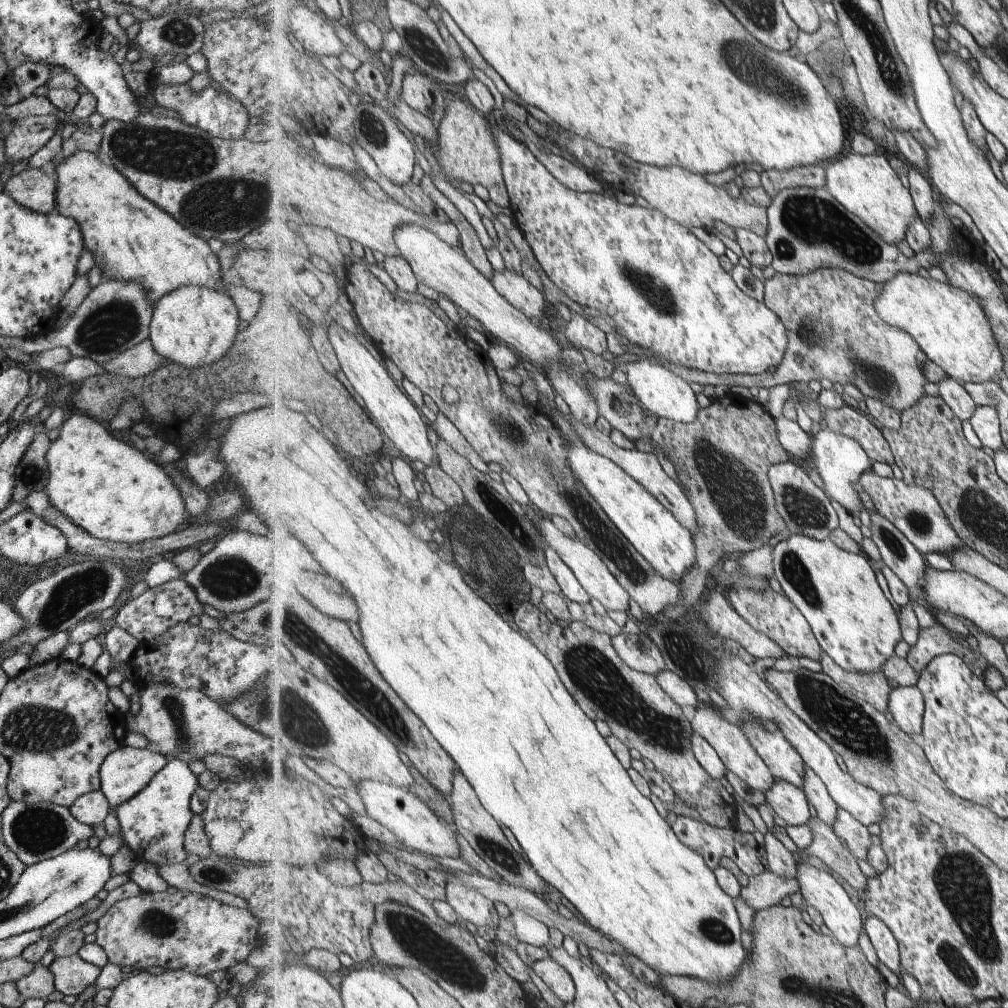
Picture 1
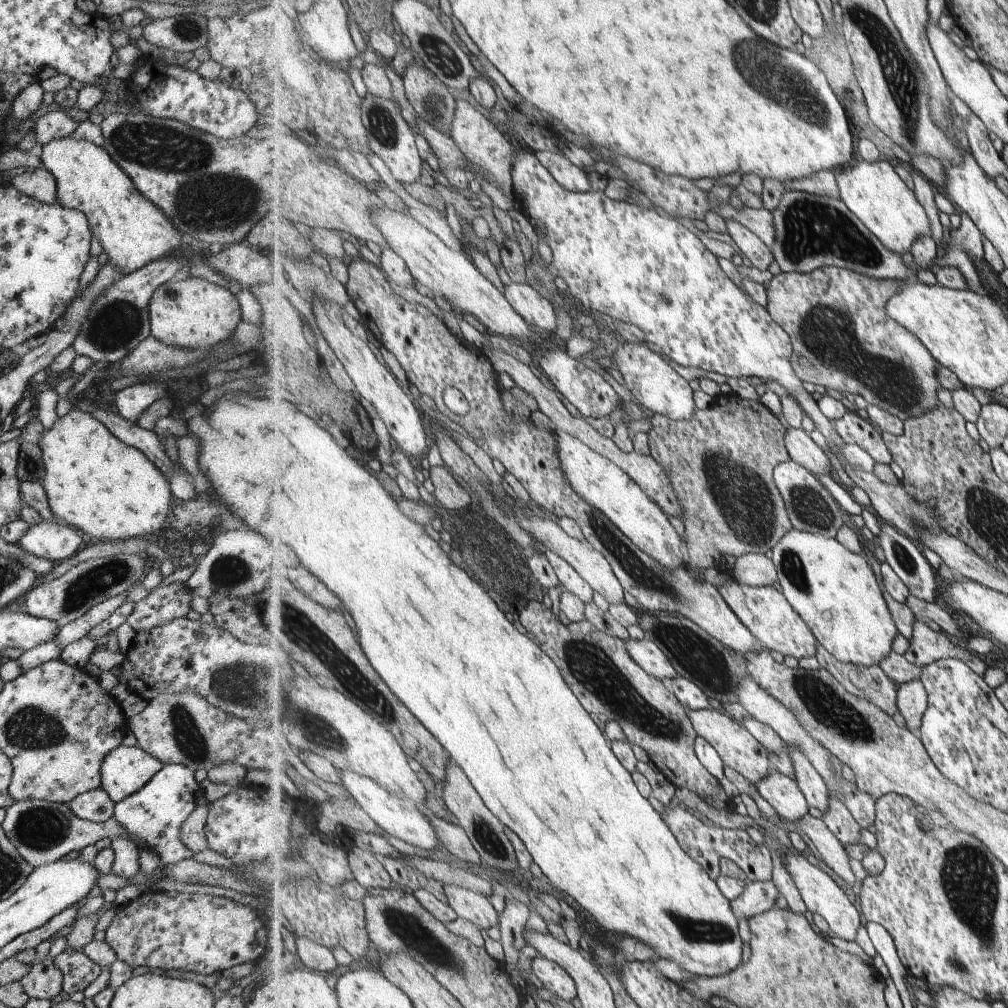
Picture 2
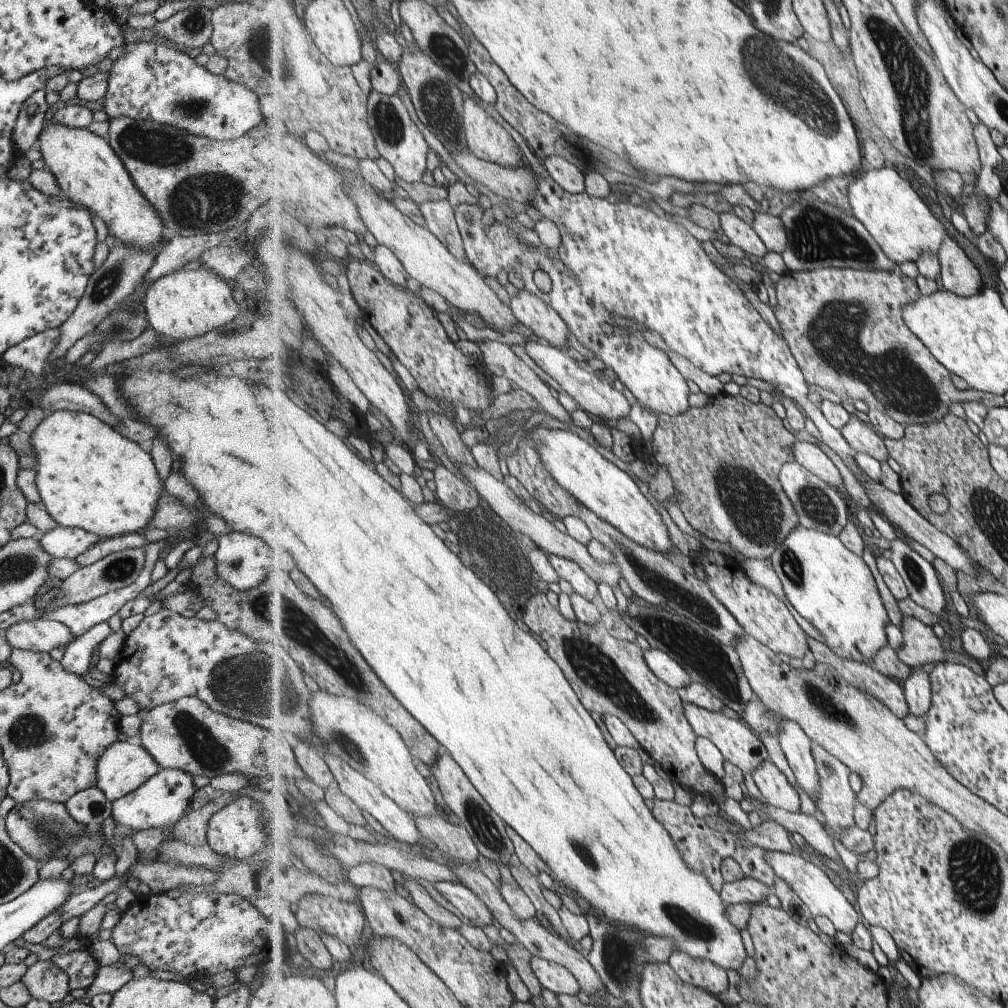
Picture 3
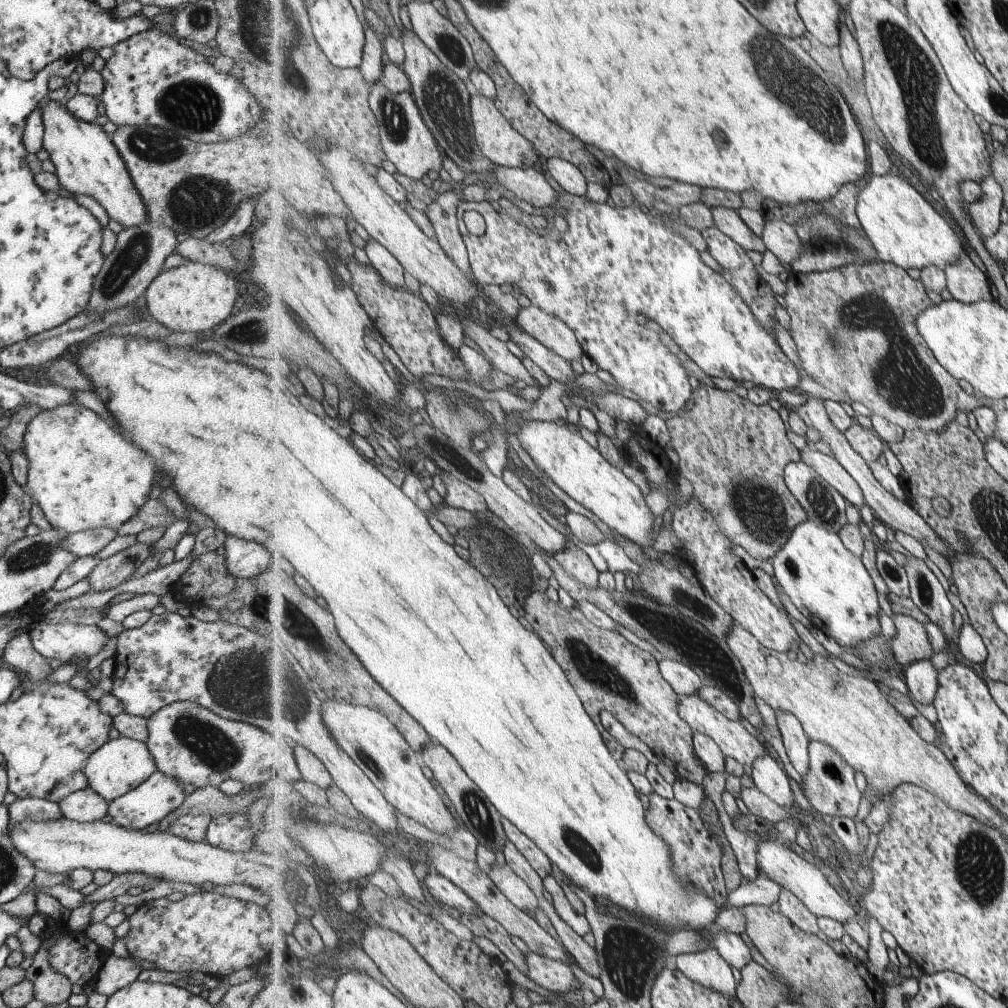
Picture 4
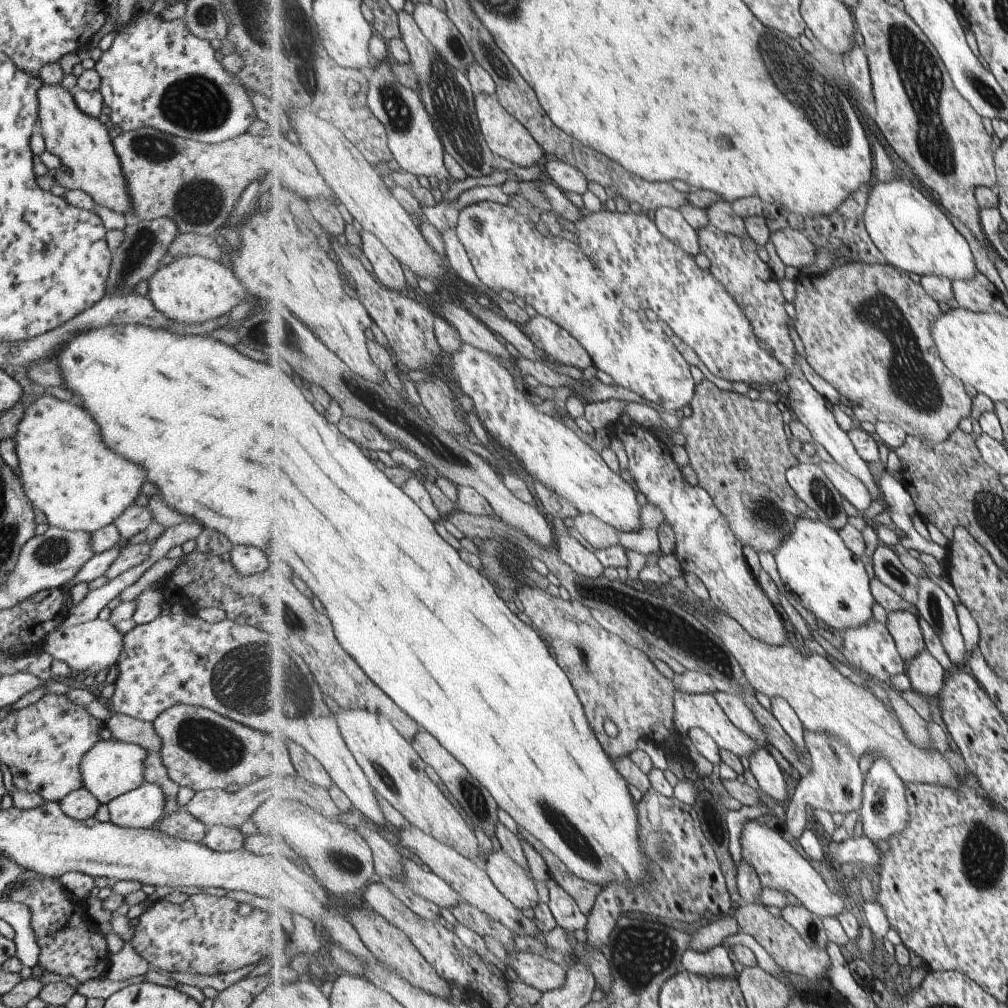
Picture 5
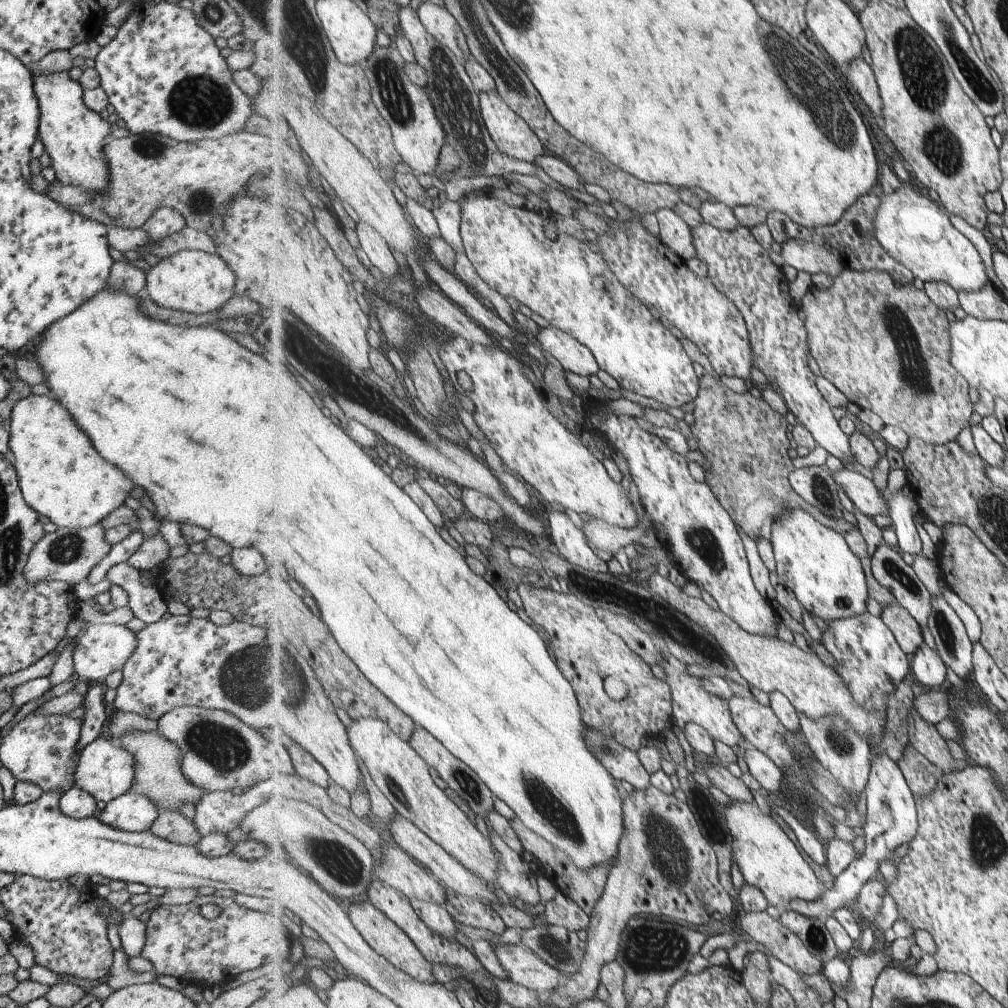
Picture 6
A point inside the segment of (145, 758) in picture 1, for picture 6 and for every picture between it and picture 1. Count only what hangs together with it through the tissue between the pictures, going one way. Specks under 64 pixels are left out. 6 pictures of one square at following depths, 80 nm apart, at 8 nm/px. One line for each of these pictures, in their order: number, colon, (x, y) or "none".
2: (124, 769)
3: (121, 767)
4: (117, 766)
5: (109, 768)
6: (103, 769)

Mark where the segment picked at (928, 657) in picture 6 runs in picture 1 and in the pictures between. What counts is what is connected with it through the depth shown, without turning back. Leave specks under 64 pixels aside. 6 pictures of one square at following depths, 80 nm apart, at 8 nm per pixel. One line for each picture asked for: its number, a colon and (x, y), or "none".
1: (907, 704)
2: (913, 703)
3: (918, 689)
4: (921, 677)
5: (927, 676)

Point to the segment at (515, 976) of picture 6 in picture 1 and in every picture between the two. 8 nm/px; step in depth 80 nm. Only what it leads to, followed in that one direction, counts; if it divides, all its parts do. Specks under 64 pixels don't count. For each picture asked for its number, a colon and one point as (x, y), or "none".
1: (561, 982)
2: (548, 973)
3: (556, 979)
4: (556, 976)
5: (534, 970)

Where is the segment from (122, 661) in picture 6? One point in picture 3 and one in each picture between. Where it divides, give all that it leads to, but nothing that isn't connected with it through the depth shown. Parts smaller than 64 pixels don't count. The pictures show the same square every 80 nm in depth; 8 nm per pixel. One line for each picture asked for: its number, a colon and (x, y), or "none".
3: (38, 635)
4: (69, 642)
5: (94, 645)

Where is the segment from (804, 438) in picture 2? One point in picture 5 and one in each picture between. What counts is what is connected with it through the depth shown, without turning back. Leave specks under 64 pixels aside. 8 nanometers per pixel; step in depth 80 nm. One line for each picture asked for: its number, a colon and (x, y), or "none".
3: (813, 458)
4: (828, 467)
5: (854, 489)

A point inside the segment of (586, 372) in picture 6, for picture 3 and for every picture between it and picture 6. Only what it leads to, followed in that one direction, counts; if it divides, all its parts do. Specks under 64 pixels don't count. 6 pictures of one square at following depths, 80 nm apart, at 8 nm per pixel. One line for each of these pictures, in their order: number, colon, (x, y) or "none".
3: (543, 320)
4: (552, 332)
5: (555, 341)

